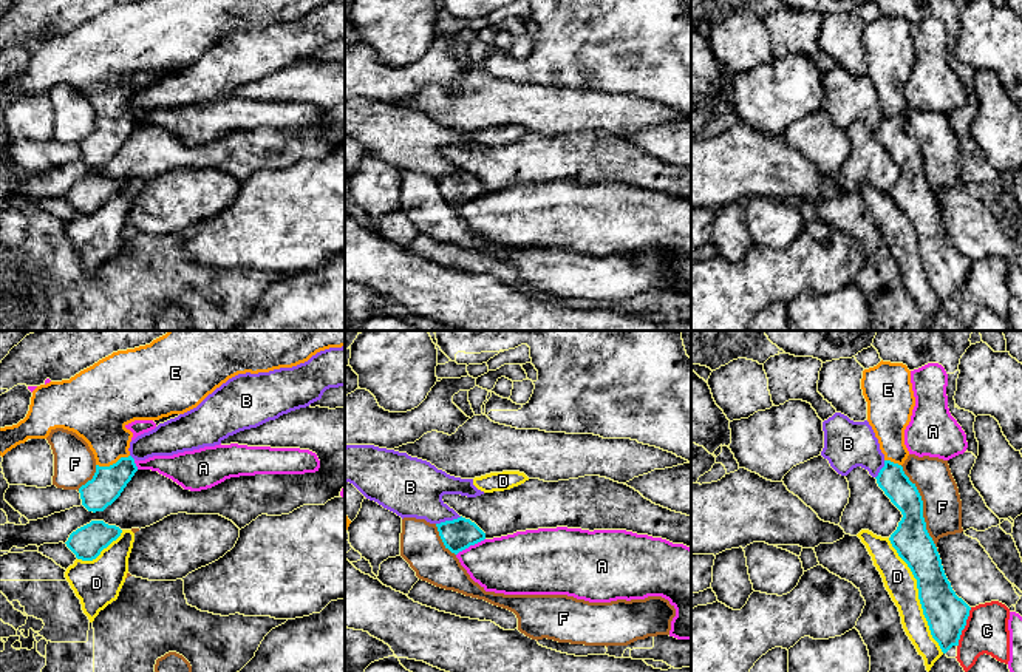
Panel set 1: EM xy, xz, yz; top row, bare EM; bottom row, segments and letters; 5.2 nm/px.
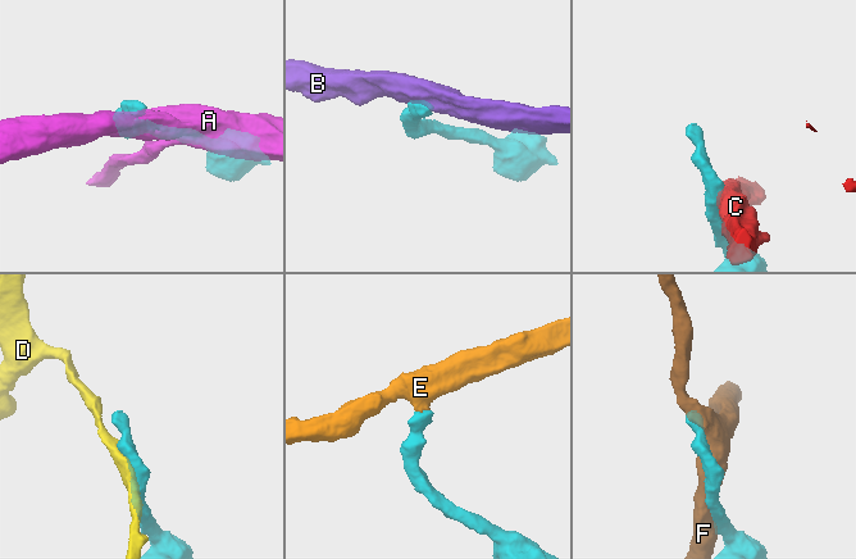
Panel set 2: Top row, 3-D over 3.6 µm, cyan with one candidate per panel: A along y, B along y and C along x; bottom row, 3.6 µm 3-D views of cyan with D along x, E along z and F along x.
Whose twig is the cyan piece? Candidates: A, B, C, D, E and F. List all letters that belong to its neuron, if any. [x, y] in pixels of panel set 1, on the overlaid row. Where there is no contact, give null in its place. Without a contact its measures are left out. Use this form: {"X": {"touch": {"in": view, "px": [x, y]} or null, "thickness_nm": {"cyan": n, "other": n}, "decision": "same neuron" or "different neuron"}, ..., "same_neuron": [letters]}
{"A": {"touch": {"in": "xz", "px": [470, 544]}, "thickness_nm": {"cyan": 160, "other": 320}, "decision": "different neuron"}, "B": {"touch": {"in": "xz", "px": [449, 521]}, "thickness_nm": {"cyan": 160, "other": 300}, "decision": "different neuron"}, "C": {"touch": {"in": "yz", "px": [964, 627]}, "thickness_nm": {"cyan": 220, "other": 220}, "decision": "different neuron"}, "D": {"touch": {"in": "yz", "px": [919, 595]}, "thickness_nm": {"cyan": 220, "other": 160}, "decision": "different neuron"}, "E": {"touch": {"in": "xy", "px": [113, 464]}, "thickness_nm": {"cyan": 170, "other": 280}, "decision": "same neuron"}, "F": {"touch": {"in": "yz", "px": [922, 509]}, "thickness_nm": {"cyan": 190, "other": 200}, "decision": "different neuron"}, "same_neuron": ["E"]}

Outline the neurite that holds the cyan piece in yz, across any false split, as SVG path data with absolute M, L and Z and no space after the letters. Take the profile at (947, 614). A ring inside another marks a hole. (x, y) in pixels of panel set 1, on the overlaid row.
M881 360L863 371L861 389L867 402L867 422L884 454L884 467L875 479L903 514L889 541L917 579L931 635L946 653L959 646L971 607L956 595L945 575L937 547L926 530L922 496L901 467L909 456L904 429L915 406L911 371L903 363Z

